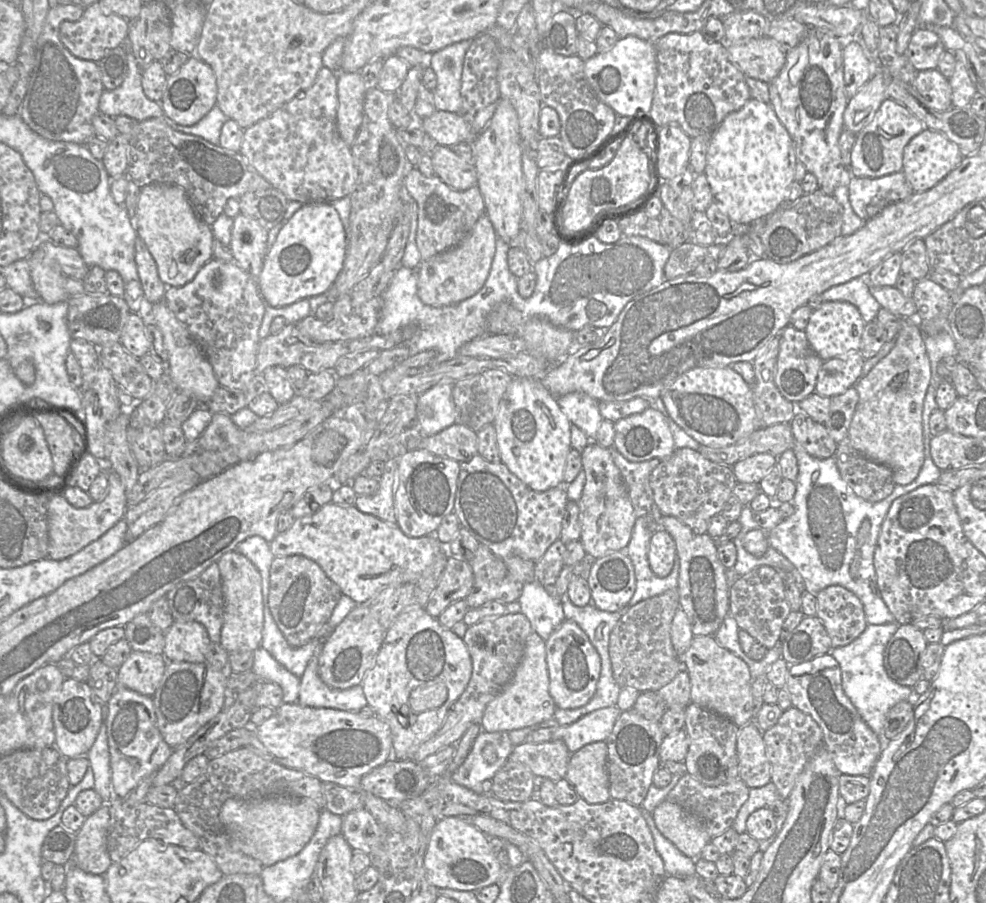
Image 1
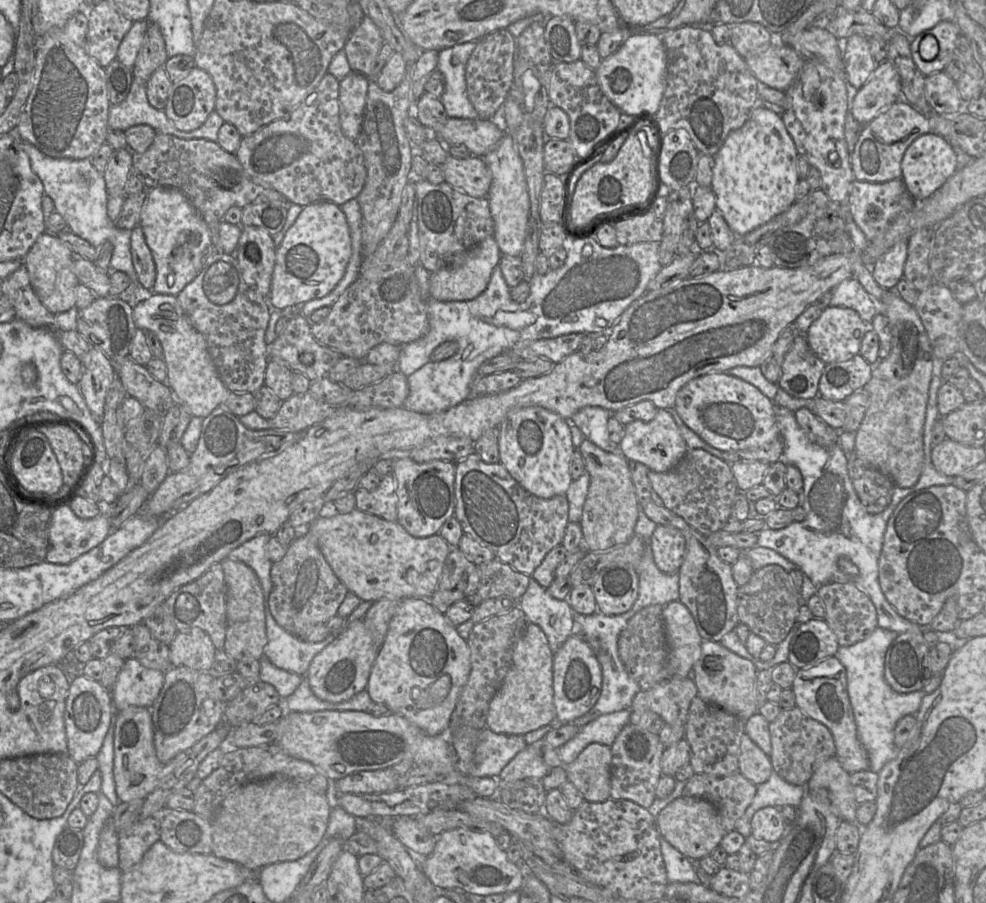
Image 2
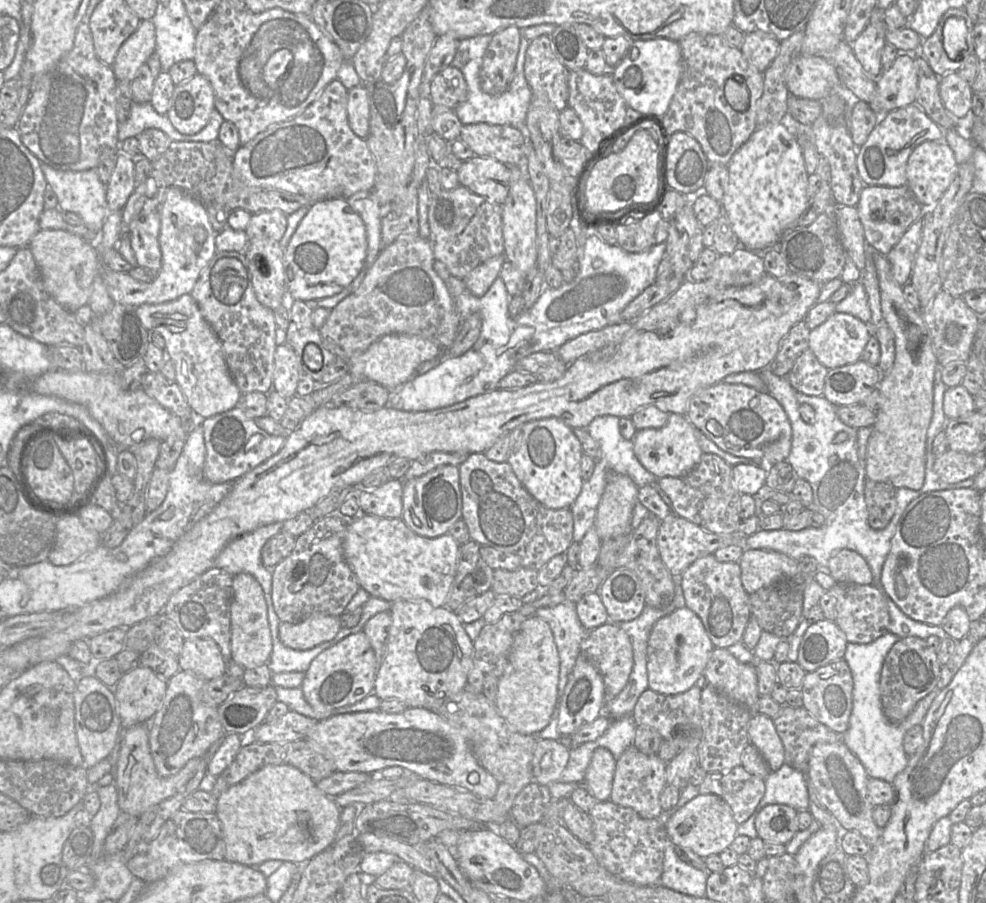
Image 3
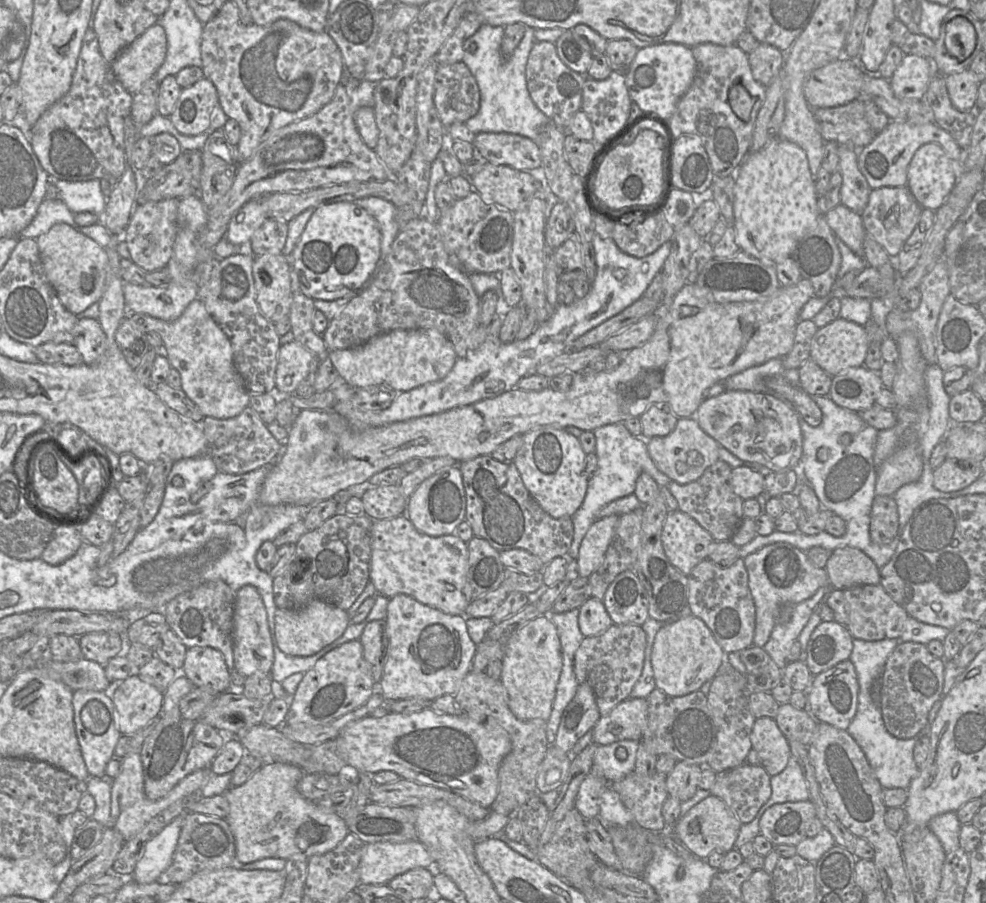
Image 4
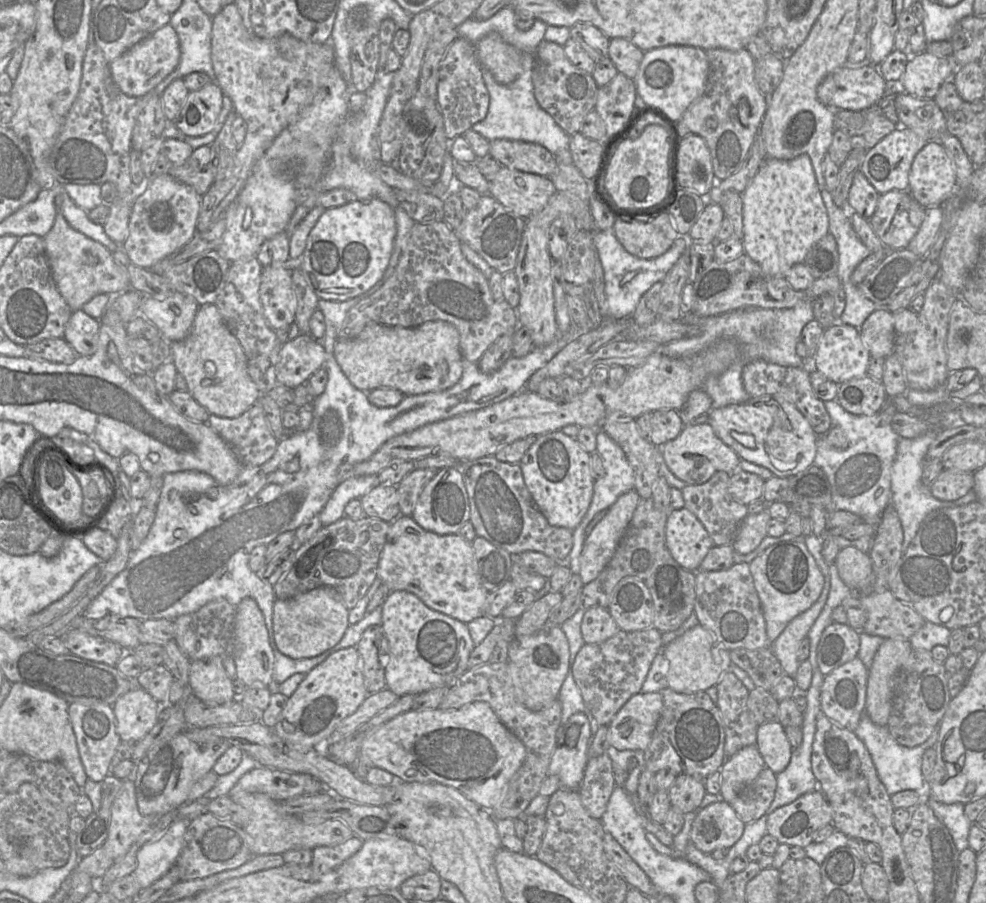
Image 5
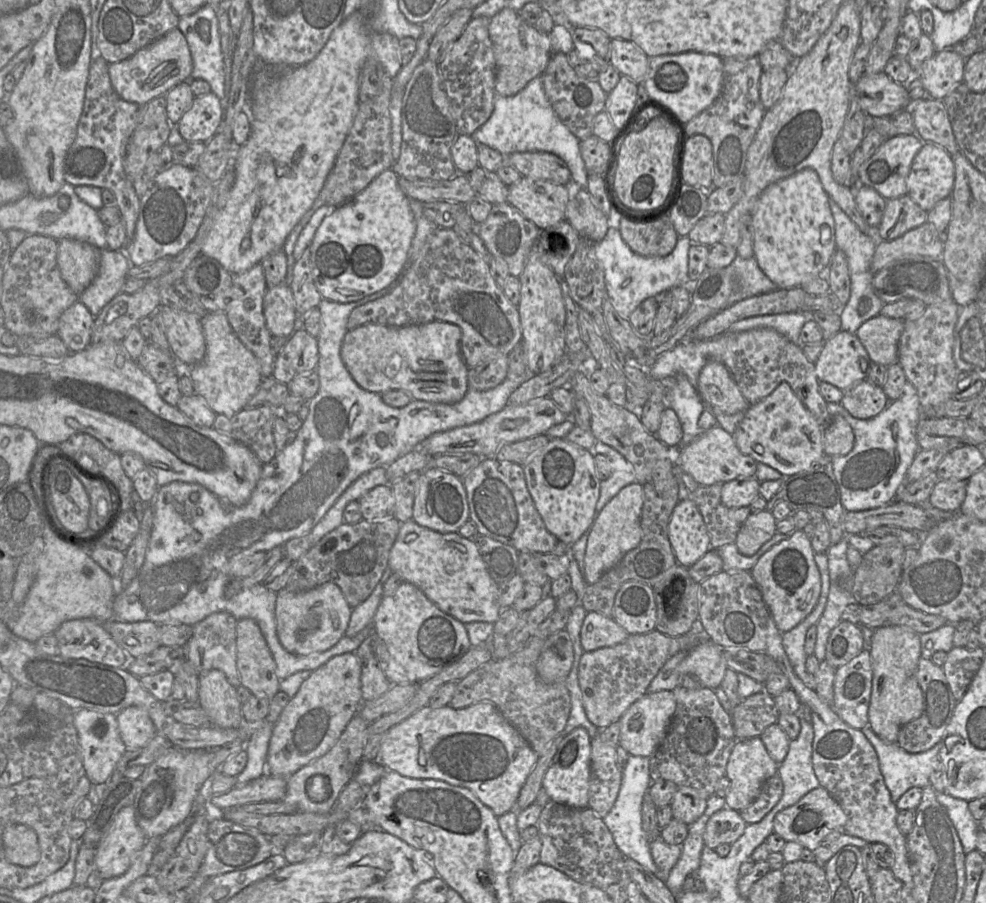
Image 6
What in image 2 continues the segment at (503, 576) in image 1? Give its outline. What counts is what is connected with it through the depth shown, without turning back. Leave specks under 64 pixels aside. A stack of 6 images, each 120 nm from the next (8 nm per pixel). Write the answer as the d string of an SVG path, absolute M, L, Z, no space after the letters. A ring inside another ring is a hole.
M498 559L478 565L480 584L476 595L481 601L508 597L519 600L526 592L531 576L516 571L509 564Z

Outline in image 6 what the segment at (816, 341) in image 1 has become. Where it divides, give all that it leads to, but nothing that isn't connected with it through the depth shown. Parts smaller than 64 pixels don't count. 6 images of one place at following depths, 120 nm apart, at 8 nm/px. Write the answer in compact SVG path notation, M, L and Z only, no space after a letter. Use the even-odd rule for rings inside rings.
M841 330L824 341L814 367L820 382L847 390L867 380L871 363L869 354L856 334Z

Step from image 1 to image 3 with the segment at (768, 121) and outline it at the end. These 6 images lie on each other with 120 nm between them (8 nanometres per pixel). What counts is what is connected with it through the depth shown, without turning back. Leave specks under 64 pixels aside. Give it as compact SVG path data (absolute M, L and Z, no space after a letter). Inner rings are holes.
M785 123L758 126L749 140L732 156L727 165L728 185L721 201L722 213L731 223L740 242L751 251L770 250L805 211L808 177L803 152L796 136Z

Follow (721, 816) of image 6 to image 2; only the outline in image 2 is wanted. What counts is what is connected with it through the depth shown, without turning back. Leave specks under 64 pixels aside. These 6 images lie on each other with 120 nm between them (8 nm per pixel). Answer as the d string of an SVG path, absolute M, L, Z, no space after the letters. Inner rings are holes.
M681 796L673 800L660 811L656 822L662 837L690 860L710 856L726 834L717 808L710 801L694 796Z

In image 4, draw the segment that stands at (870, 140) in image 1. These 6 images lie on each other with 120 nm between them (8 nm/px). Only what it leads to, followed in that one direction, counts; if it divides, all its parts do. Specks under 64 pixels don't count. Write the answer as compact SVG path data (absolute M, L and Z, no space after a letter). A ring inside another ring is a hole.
M891 120L889 124L878 133L870 144L864 147L858 156L858 167L865 176L871 189L881 187L901 187L908 183L908 166L915 152L926 143L937 143L947 153L955 164L962 165L963 150L954 138L936 123L912 124Z

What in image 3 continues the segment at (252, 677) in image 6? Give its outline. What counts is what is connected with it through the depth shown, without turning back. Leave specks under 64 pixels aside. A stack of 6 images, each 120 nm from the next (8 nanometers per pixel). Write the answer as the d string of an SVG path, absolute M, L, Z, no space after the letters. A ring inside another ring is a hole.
M248 573L233 576L233 598L230 604L231 658L244 669L267 664L272 653L272 639L267 618L267 606L259 582Z

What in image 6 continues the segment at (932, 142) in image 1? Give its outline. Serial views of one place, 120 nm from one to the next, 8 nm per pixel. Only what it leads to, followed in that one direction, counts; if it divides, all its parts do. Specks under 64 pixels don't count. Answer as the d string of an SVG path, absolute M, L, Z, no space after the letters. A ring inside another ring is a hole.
M926 142L913 159L907 178L908 195L926 212L939 201L950 198L955 183L955 165L951 155L935 143Z

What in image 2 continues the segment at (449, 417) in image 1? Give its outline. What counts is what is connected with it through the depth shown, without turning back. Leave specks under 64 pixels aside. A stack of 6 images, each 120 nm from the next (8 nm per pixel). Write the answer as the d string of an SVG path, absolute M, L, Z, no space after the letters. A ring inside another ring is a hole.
M470 344L465 348L463 354L456 352L452 357L442 362L429 361L408 376L409 394L404 401L403 407L418 413L430 414L446 411L469 399L471 396L471 384L477 377L482 377L478 376L478 369L482 363L503 354L501 349L498 353L492 355L487 353L486 356L480 359L480 353L477 352L471 361L466 361L465 359L468 358L472 350L473 345Z

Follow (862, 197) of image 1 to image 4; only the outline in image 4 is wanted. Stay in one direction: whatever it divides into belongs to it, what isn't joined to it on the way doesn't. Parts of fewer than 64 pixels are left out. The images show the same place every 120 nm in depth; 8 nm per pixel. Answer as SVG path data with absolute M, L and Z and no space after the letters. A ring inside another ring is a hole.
M908 186L881 187L871 190L861 216L867 234L871 235L891 258L895 258L919 223L923 209Z

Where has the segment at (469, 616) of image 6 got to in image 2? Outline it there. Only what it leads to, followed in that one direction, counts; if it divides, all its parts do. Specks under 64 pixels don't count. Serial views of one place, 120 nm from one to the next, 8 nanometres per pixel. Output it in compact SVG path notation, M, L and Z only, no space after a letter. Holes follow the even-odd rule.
M357 508L333 517L319 516L305 529L317 538L320 551L336 577L361 601L430 599L452 550L438 533L415 538L398 522L384 520Z

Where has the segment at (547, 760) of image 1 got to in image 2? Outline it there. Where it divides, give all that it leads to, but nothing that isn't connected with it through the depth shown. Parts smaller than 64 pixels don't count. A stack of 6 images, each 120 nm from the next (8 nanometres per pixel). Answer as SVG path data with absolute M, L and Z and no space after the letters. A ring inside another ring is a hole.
M534 743L520 751L501 770L496 779L500 788L524 778L542 779L550 770L551 768L543 760L540 743Z

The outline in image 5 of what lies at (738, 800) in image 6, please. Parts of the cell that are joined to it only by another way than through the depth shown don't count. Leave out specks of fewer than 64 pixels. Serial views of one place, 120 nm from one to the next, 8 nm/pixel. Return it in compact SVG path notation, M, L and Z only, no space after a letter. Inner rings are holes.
M756 745L745 746L727 758L720 769L722 799L730 803L765 767Z

